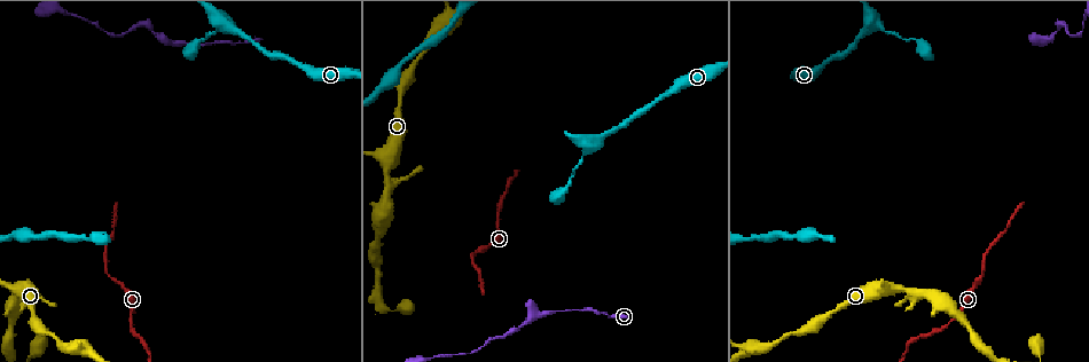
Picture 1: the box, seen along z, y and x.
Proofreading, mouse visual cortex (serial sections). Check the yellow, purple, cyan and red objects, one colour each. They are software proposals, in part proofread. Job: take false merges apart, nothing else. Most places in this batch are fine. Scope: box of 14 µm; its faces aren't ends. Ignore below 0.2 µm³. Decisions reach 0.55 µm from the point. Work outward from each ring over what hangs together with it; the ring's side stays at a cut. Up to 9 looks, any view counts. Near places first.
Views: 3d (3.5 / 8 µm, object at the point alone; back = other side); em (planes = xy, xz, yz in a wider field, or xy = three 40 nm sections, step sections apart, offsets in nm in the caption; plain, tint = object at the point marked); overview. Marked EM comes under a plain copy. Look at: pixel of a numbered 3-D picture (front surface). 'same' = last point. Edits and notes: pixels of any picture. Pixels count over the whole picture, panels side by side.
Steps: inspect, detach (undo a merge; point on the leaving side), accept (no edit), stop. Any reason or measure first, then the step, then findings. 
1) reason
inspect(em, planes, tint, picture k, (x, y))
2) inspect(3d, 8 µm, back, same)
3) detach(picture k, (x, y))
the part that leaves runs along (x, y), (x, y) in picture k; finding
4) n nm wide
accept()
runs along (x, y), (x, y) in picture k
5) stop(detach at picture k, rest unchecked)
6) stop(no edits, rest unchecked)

arms part here
inspect(3d, 8 µm, picture 1, (593, 142))

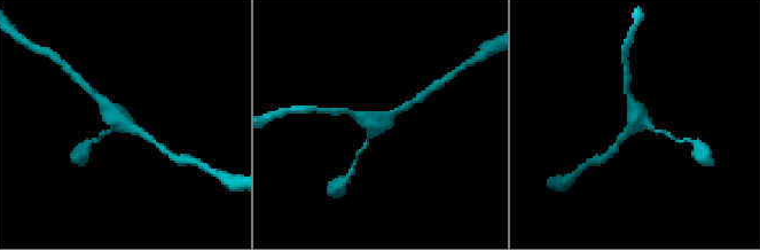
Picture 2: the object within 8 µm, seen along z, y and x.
inspect(3d, 3.5 µm, back, picture 2, (637, 123))

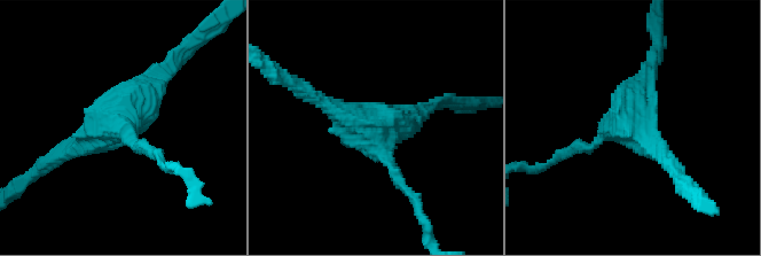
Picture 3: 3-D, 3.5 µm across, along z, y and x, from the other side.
inspect(em, xy, step 3, tint, picture 3, (99, 130))

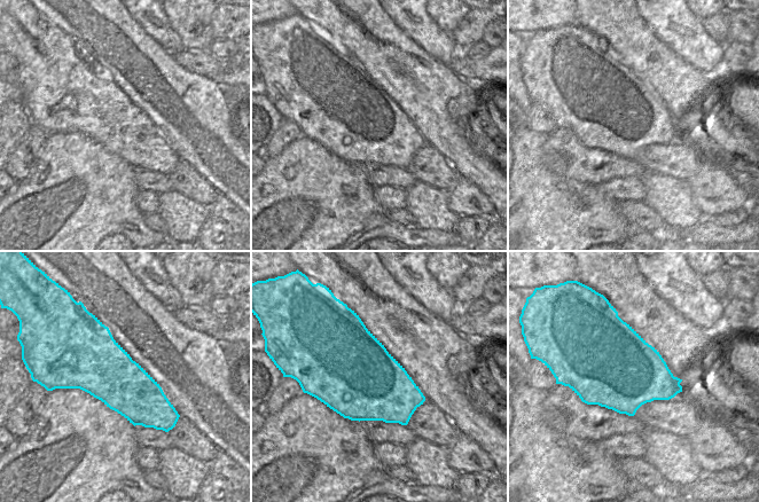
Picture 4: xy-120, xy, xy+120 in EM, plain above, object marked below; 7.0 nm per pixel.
accept()
runs along (315, 98), (378, 141), (407, 192) in picture 3; one cell here

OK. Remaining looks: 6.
a narrow waist
inspect(3d, 3.5 µm, picture 1, (1054, 32))

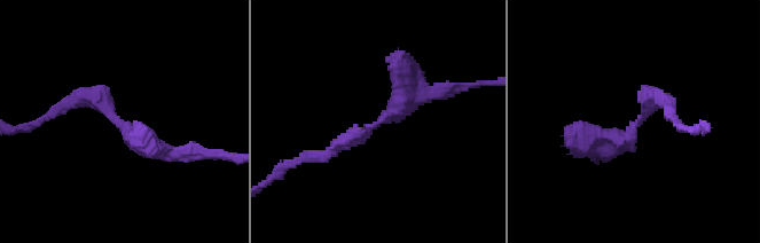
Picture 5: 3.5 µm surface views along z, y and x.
accept()
runs along (430, 93), (314, 157) in picture 5; one cell here

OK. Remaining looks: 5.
two arms in line, one across
inspect(3d, 3.5 µm, picture 1, (891, 289))

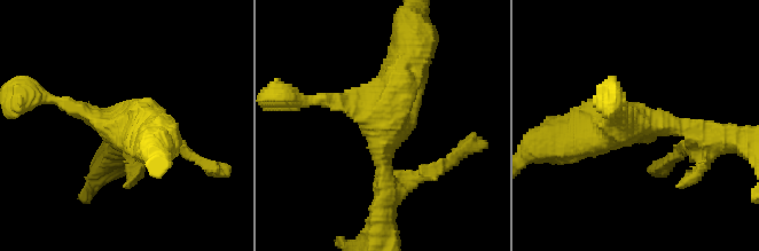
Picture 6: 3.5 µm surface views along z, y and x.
3 arms; arms of 250, 250, 600 nm; need the tissue
inspect(em, xy, step 3, tint, picture 6, (640, 125))

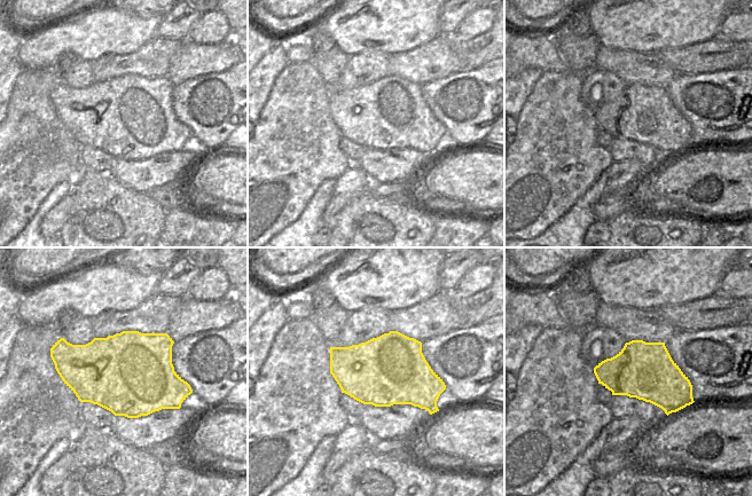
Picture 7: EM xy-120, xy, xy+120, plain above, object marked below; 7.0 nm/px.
accept()
runs along (412, 41), (388, 103), (384, 179) in picture 6; one cell here

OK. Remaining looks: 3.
thin neck
inspect(3d, 3.5 µm, picture 1, (920, 338))

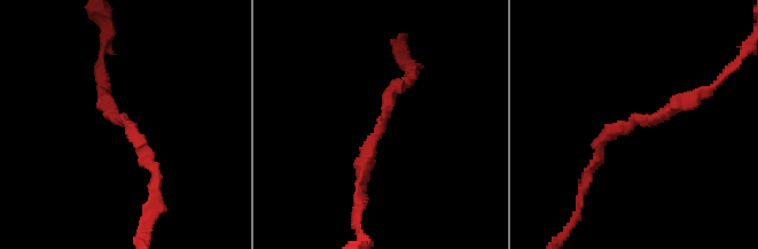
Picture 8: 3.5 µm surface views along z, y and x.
inspect(em, xy, step 1, tint, picture 8, (126, 126))

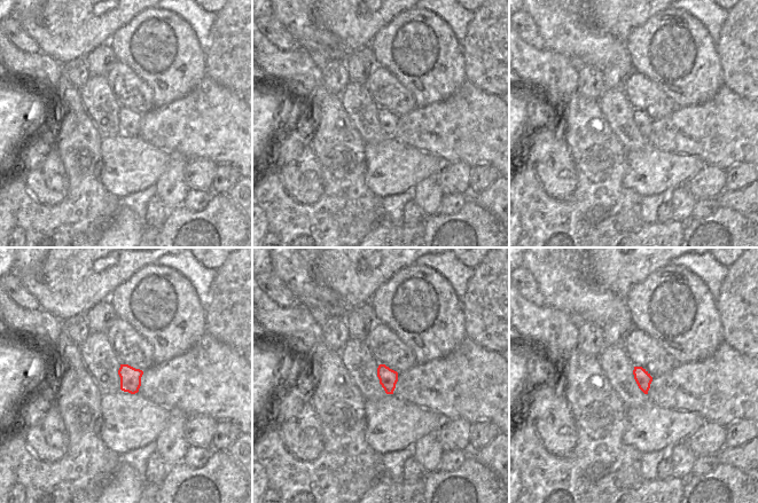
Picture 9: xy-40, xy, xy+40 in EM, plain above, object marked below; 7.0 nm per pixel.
another direction
inspect(em, xy, step 3, tint, same)

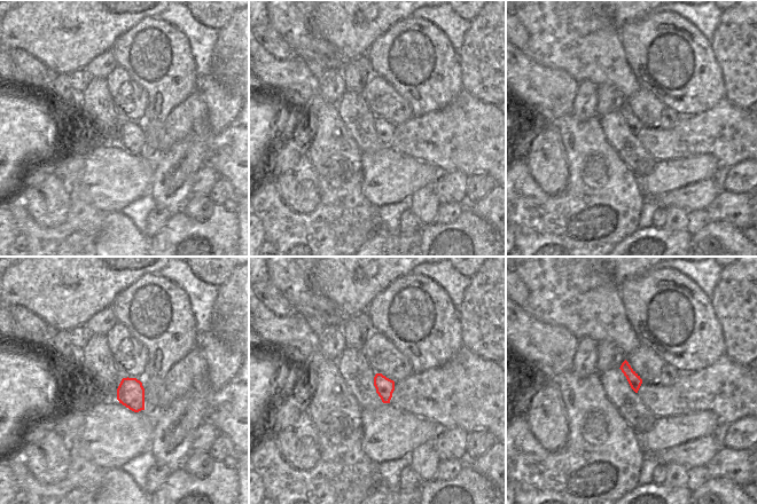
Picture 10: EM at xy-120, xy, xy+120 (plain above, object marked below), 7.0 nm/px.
130 nm wide
accept()
runs along (694, 100), (615, 129), (588, 174) in picture 8; one cell here

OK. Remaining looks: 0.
stop(no edits, rest unchecked)

